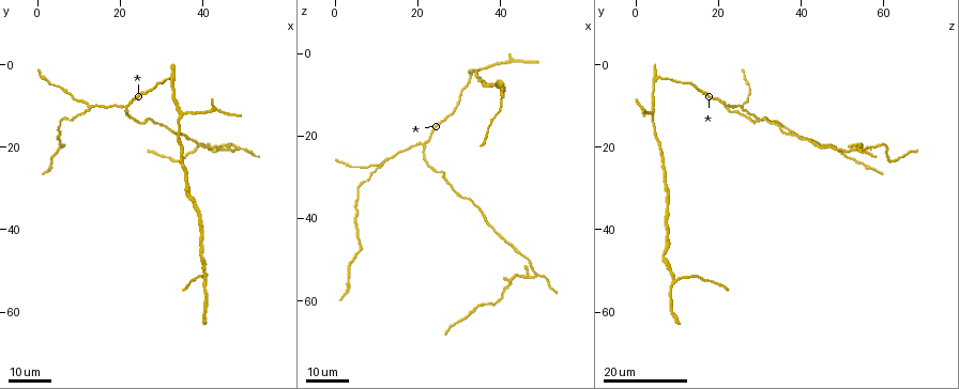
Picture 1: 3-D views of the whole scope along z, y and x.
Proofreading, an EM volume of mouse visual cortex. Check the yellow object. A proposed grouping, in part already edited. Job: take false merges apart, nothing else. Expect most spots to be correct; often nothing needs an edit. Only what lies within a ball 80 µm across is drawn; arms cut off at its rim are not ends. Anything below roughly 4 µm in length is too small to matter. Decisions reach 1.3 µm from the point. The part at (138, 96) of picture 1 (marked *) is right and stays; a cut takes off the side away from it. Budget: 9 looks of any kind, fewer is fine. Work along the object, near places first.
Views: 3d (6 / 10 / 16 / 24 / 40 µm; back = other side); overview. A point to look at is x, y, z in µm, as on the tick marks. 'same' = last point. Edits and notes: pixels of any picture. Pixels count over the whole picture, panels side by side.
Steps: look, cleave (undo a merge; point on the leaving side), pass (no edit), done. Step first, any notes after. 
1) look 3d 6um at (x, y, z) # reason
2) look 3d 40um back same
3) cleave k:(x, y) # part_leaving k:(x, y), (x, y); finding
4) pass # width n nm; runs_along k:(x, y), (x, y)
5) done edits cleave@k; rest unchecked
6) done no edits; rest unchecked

look 3d 24um at (21.0, 10.5, 21.5) # a fork

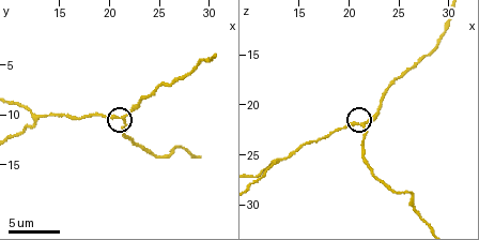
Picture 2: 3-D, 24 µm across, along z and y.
look 3d 6um at (21.2, 10.2, 22.0) # closer look

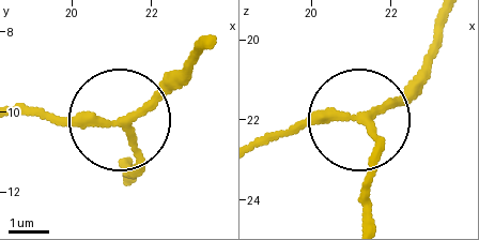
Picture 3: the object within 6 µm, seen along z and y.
pass # arms 3; runs_along 3:(212, 40), (126, 115), (65, 121), (17, 110); all the same neuron

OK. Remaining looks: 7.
look 3d 10um at (12.6, 10.2, 25.6) # three-way junction

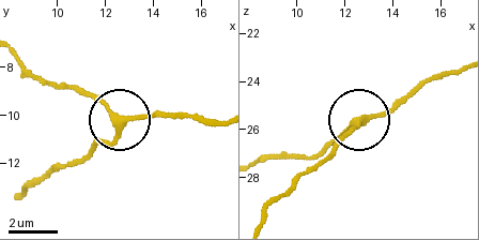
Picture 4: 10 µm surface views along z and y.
look 3d 6um at (12.5, 10.3, 25.7)

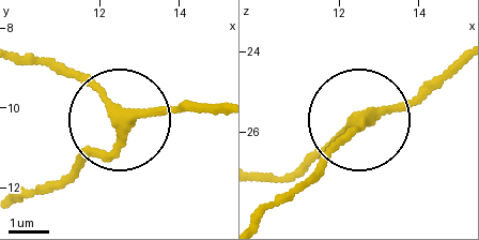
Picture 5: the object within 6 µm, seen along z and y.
pass # side_arm 17 um; runs_along 5:(458, 59), (359, 117), (297, 168); one neuron here

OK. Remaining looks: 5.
look 3d 16um at (42.5, 20.5, 56.0) # three arms meet

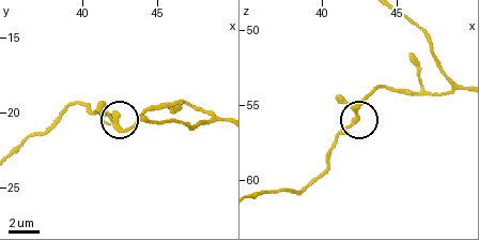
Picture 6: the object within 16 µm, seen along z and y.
look 3d 10um at (42.2, 20.2, 56.0) # zoom in

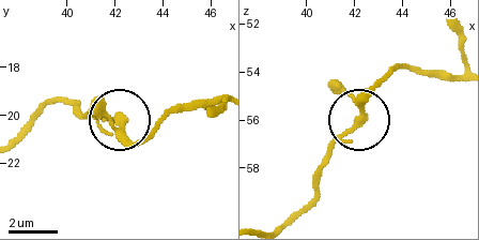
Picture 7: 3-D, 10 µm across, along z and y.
pass # arms 3; runs_along 7:(461, 75), (393, 71), (315, 171); continuous, no second neuron

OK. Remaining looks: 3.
look 3d 16um at (35.0, 11.5, 4.0) # three arms meet

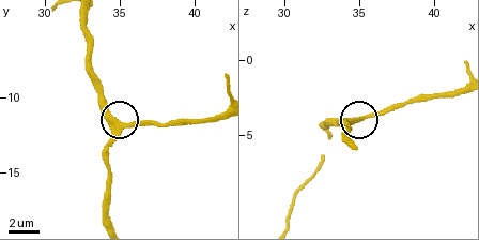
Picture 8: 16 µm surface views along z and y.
look 3d 10um at (35.4, 12.0, 3.8)

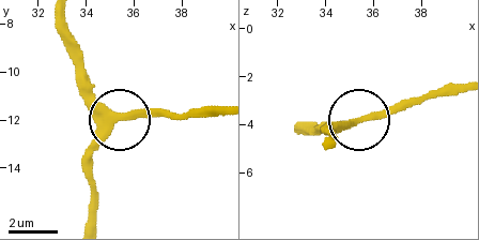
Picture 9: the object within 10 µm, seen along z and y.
pass # arms 3; runs_along 9:(65, 21), (76, 71), (114, 114), (126, 120), (180, 114); all the same neuron

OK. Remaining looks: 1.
done no edits; rest unchecked

